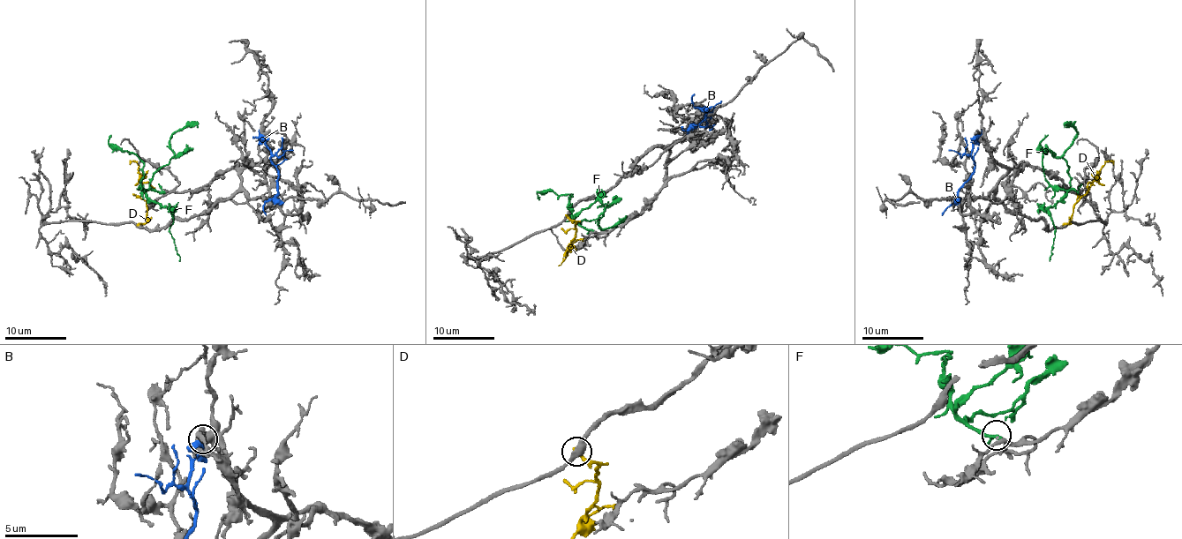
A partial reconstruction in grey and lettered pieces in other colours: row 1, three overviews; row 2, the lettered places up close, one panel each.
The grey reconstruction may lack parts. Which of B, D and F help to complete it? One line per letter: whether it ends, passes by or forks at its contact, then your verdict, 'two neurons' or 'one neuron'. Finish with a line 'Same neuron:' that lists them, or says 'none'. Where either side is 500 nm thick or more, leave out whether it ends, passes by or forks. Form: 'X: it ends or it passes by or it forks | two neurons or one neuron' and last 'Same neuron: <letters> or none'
B: it passes by | two neurons
D: it ends | two neurons
F: it passes by | one neuron
Same neuron: F

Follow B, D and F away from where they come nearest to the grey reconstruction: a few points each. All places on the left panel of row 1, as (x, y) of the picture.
B: (261, 135), (278, 177), (277, 192), (265, 202), (263, 209), (266, 215)
D: (138, 225), (146, 220), (146, 196), (142, 190), (138, 165), (134, 161), (130, 165)
F: (162, 192), (150, 190), (146, 194), (170, 211), (173, 223), (169, 231), (179, 260)

